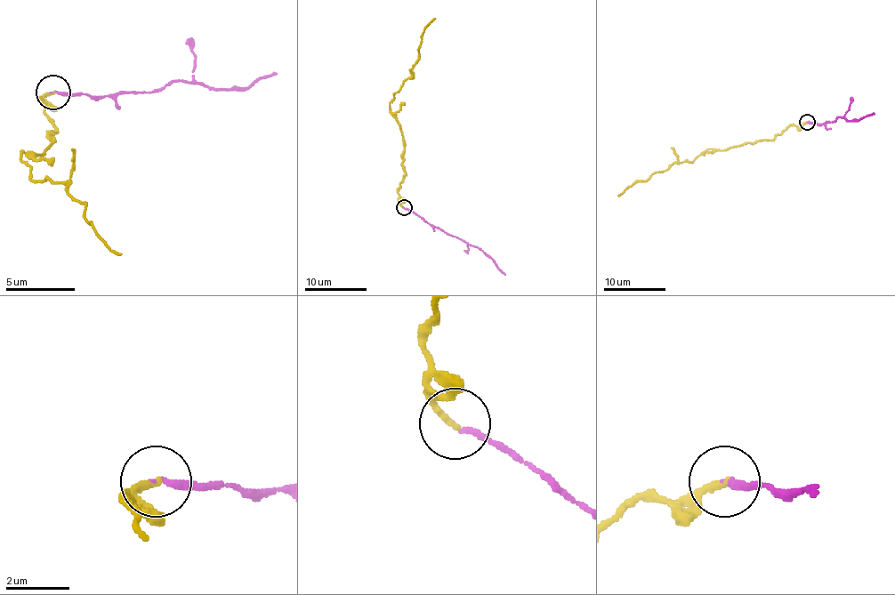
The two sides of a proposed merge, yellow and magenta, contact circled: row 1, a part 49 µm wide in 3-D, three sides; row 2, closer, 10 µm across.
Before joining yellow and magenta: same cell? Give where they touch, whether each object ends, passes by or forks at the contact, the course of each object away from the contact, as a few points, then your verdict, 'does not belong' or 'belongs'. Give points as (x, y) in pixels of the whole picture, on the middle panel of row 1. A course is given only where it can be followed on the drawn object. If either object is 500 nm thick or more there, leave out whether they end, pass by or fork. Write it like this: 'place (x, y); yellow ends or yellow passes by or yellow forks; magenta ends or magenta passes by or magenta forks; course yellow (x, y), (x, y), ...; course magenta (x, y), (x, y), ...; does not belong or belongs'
place (404, 207); yellow ends; magenta ends; course yellow (403, 207), (399, 201), (405, 172), (403, 140), (390, 102), (411, 75), (421, 36), (434, 19); course magenta (403, 207), (430, 224), (479, 247), (504, 274); does not belong

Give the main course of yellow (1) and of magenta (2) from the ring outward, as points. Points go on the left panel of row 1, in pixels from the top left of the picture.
1: (52, 93), (42, 100), (52, 141), (20, 158), (35, 179), (69, 182), (90, 223), (121, 254)
2: (52, 93), (110, 96), (197, 83), (221, 90), (245, 90), (276, 72)

